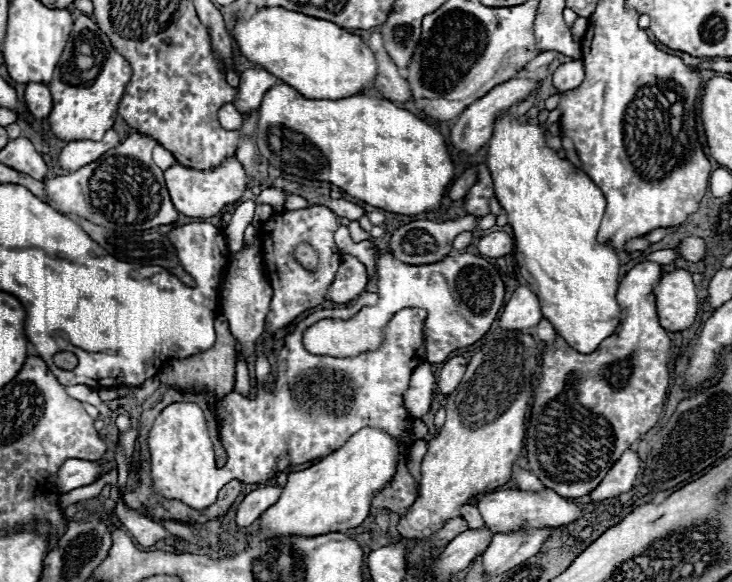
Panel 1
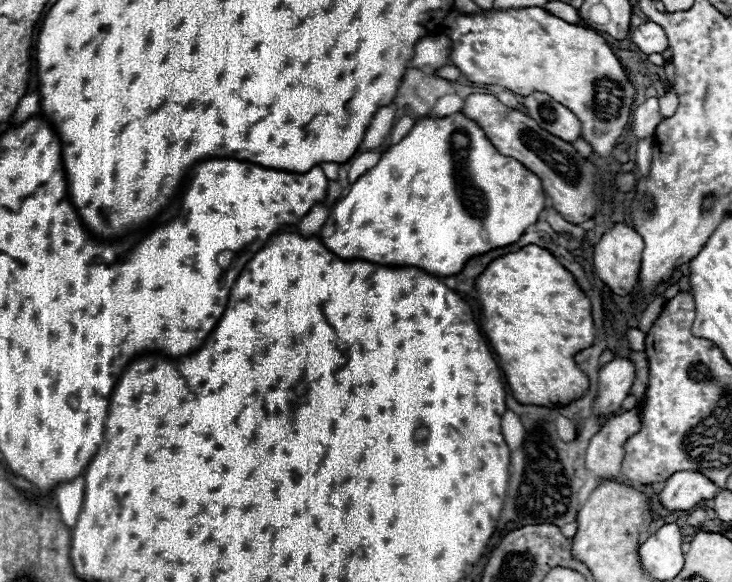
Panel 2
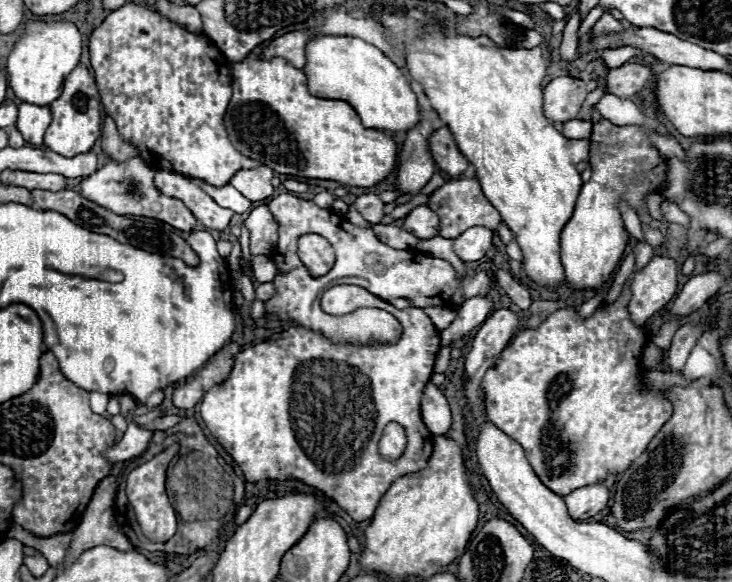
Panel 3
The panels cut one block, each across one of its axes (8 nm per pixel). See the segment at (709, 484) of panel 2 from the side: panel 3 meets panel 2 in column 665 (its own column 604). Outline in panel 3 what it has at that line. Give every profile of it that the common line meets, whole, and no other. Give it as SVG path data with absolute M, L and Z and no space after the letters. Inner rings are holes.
M598 482L598 484L570 492L568 496L564 496L564 502L566 502L570 518L586 520L586 518L596 516L600 510L606 508L608 496L610 496L608 488L602 482Z

